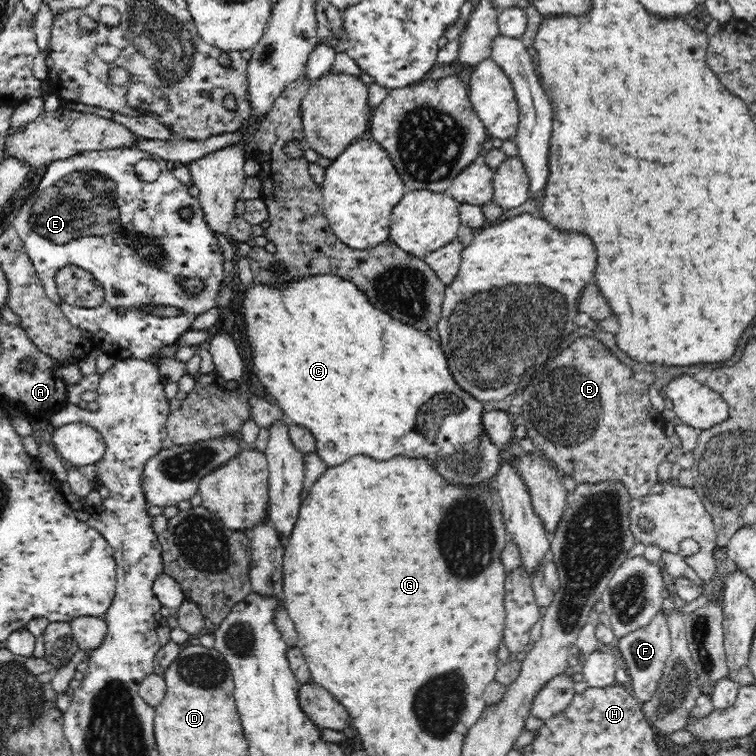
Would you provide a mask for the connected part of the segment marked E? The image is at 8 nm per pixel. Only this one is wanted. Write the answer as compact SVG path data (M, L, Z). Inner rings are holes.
M116 148L102 151L88 151L62 160L55 160L47 165L46 172L44 172L37 189L25 202L22 208L18 210L18 214L16 214L16 218L12 220L11 225L12 228L15 228L18 235L20 235L26 252L28 253L29 261L34 267L34 270L38 273L39 279L44 285L44 290L46 291L48 298L60 305L60 309L64 311L64 315L66 315L68 322L70 322L72 326L75 326L81 331L86 330L86 332L92 332L92 334L96 337L96 340L100 340L100 342L102 342L100 345L102 352L110 356L113 361L125 359L149 361L153 357L160 356L164 346L170 346L170 344L178 342L179 338L185 332L194 330L194 320L196 320L198 316L202 316L202 314L206 314L206 312L210 312L212 308L215 308L215 300L217 299L219 286L224 278L224 254L222 253L220 244L216 239L217 236L214 236L214 231L208 227L198 197L190 195L188 187L182 184L182 181L178 180L172 171L168 170L168 167L166 167L167 161L164 159L157 158L157 162L161 168L161 174L157 180L153 182L146 182L136 175L136 172L134 171L136 162L150 157L152 157L152 155L142 150ZM184 207L190 207L194 211L194 216L192 216L190 220L182 220L182 218L178 215L178 210ZM66 266L83 268L92 274L98 282L100 282L104 289L104 300L100 306L84 309L82 307L64 304L61 300L61 296L58 294L58 287L56 287L56 274L58 274L58 270L60 270L60 268L66 268ZM191 278L198 278L198 280L202 282L201 291L192 293L189 289L186 289L184 285L182 285L184 280ZM118 290L123 292L125 295L123 297L116 297L115 292ZM146 306L151 306L151 308L160 308L160 306L162 308L168 308L168 306L174 306L180 314L176 316L158 316L154 314L152 309L148 309Z

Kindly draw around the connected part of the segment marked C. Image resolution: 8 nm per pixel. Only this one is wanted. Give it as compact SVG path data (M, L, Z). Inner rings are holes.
M304 275L297 279L287 280L278 286L253 282L253 284L241 288L241 290L242 322L244 322L242 330L244 330L244 344L250 352L252 374L258 377L260 384L274 397L290 424L308 427L312 431L312 434L316 437L316 452L328 466L342 464L356 455L368 455L376 460L390 460L396 455L426 456L426 454L434 454L434 456L428 456L428 458L436 460L436 454L440 454L438 456L438 470L448 482L471 485L492 480L495 470L499 467L498 458L500 458L500 455L498 456L498 452L494 452L496 462L494 460L484 462L484 450L478 447L478 444L482 442L480 436L484 436L481 423L484 414L482 404L456 384L449 371L447 358L443 354L441 345L434 342L426 332L420 332L420 330L392 318L392 315L388 312L382 312L382 310L374 308L374 304L368 302L368 296L360 290L358 285L338 275Z

